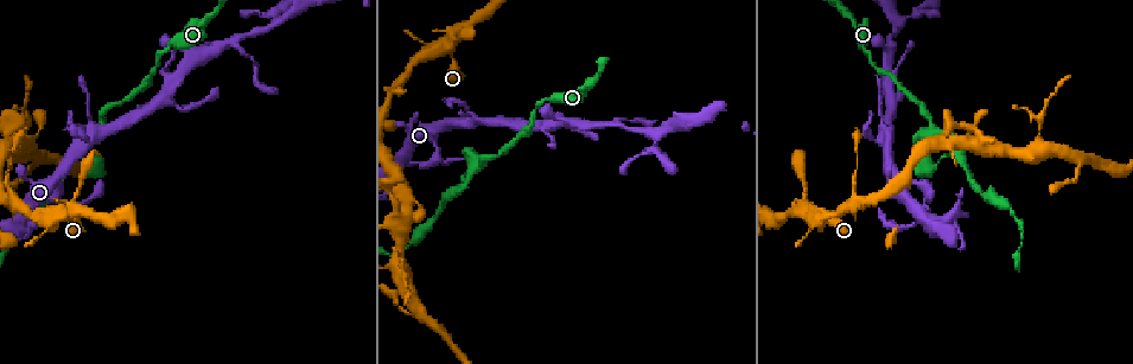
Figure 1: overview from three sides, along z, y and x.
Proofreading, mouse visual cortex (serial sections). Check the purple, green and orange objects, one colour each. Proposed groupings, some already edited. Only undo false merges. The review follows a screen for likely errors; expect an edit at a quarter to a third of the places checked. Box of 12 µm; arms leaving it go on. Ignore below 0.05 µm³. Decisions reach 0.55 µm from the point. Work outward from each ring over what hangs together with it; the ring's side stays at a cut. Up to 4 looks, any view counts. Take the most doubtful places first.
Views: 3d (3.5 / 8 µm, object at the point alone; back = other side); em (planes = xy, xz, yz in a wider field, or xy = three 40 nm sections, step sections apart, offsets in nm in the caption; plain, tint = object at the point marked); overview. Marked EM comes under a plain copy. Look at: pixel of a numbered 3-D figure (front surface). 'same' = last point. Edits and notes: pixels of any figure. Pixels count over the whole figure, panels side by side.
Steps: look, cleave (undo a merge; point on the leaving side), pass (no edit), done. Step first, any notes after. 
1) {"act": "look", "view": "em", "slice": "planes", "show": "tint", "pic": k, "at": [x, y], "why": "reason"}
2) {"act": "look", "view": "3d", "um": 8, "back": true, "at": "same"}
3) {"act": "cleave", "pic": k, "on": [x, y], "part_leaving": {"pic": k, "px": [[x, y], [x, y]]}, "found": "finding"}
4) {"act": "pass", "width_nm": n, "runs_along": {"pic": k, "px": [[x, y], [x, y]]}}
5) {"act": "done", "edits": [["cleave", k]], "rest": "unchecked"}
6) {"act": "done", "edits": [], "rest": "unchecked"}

{"act": "look", "view": "3d", "um": 3.5, "back": true, "pic": 1, "at": [456, 194], "why": "two arms in line, one across"}

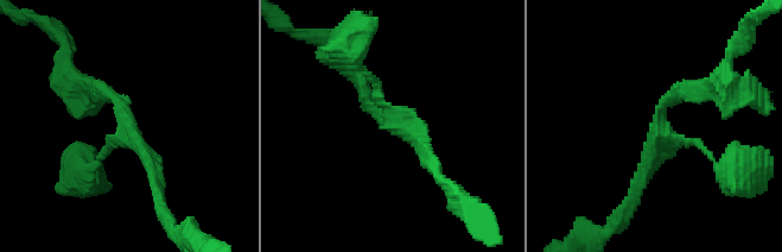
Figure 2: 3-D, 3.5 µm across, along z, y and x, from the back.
{"act": "look", "view": "em", "slice": "xy", "step": 2, "show": "tint", "pic": 2, "at": [393, 121], "arms": 3, "arm_widths_nm": [100, 200, 200], "why": "now the EM"}

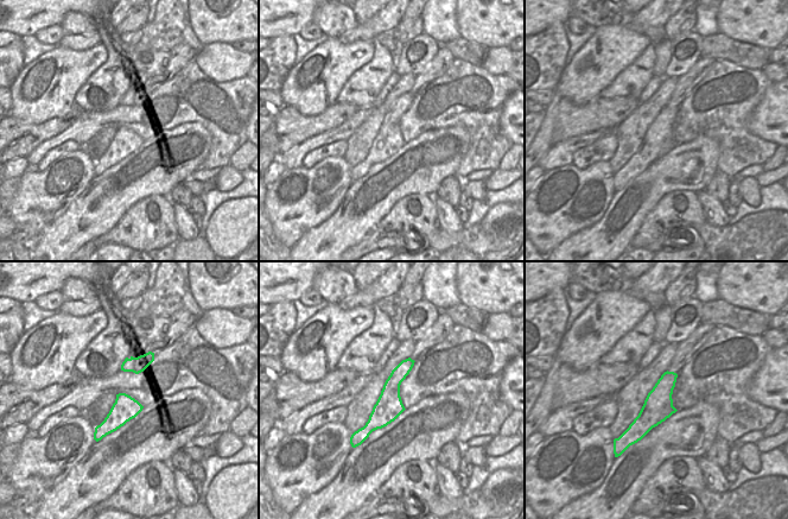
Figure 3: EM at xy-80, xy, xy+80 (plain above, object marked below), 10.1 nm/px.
{"act": "pass", "width_nm": 280, "runs_along": {"pic": 2, "px": [[701, 89], [659, 111], [635, 195]]}, "found": "continuous, no second cell"}

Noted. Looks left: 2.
{"act": "look", "view": "3d", "um": 3.5, "pic": 1, "at": [234, 41], "why": "branch point"}

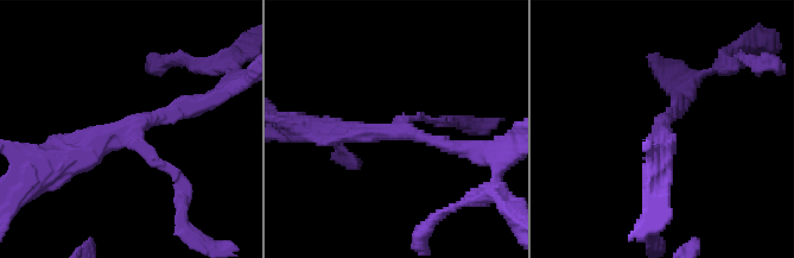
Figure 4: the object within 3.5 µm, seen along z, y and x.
{"act": "look", "view": "em", "slice": "xy", "step": 5, "show": "tint", "pic": 4, "at": [128, 133], "why": "now the EM"}

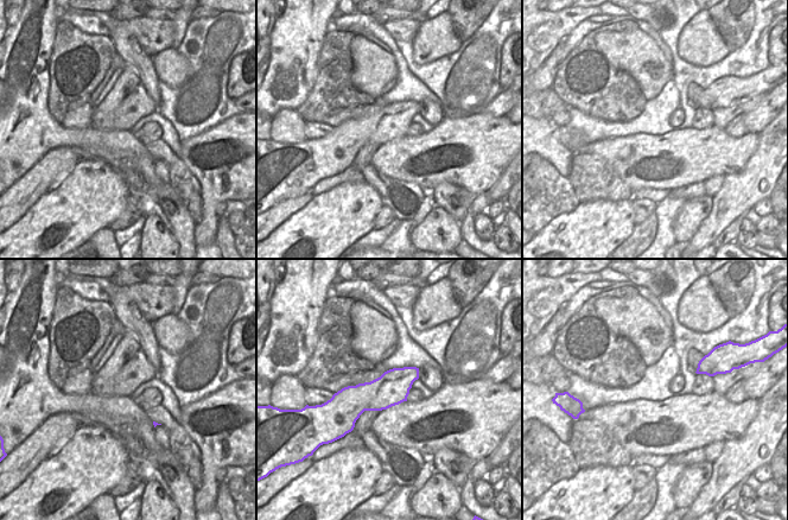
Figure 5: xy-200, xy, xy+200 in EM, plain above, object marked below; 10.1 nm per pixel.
{"act": "pass", "runs_along": {"pic": 4, "px": [[56, 158], [198, 104]]}, "found": "one cell here"}

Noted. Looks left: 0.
{"act": "done", "edits": [], "rest": "unchecked"}

